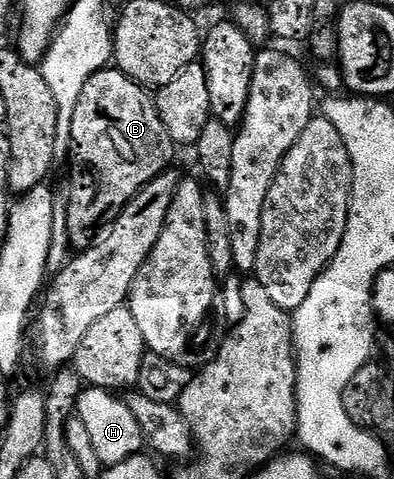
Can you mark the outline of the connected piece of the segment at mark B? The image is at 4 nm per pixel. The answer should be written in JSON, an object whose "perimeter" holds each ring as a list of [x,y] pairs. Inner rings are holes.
{"perimeter":[[[116,68],[96,70],[83,84],[75,116],[71,116],[71,144],[69,145],[69,199],[63,202],[67,212],[69,244],[80,252],[93,245],[99,235],[120,214],[121,209],[155,176],[164,174],[174,165],[175,143],[167,132],[157,111],[154,95],[146,87],[127,77]]]}

